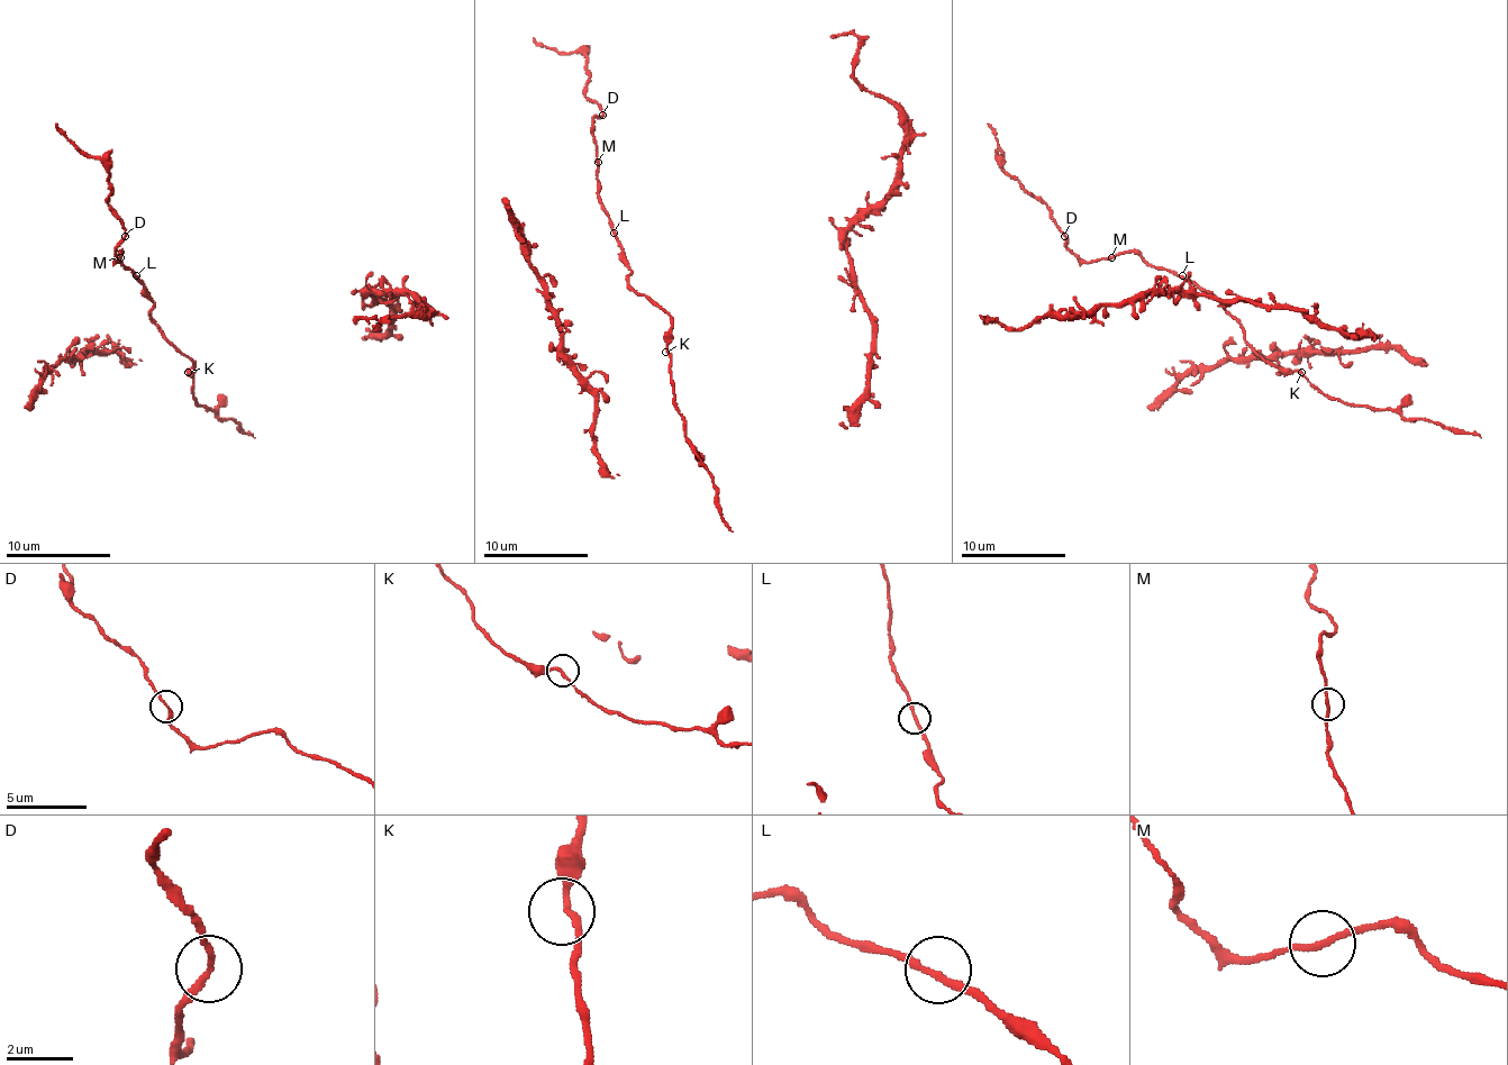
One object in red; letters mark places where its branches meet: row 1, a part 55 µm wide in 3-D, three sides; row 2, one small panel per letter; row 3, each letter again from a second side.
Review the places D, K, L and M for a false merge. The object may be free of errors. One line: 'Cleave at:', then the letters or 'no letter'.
Cleave at: no letter

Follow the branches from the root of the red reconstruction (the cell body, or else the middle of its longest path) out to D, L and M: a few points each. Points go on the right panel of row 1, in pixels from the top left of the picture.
D: (1406, 398), (1396, 408), (1331, 400), (1299, 372), (1270, 366), (1192, 283), (1133, 252), (1082, 262), (1064, 236)
L: (1406, 398), (1396, 408), (1331, 400), (1299, 372), (1270, 366), (1244, 338), (1242, 325), (1182, 275)
M: (1406, 398), (1396, 408), (1331, 400), (1299, 372), (1270, 366), (1242, 325), (1192, 283), (1133, 252), (1111, 257)

